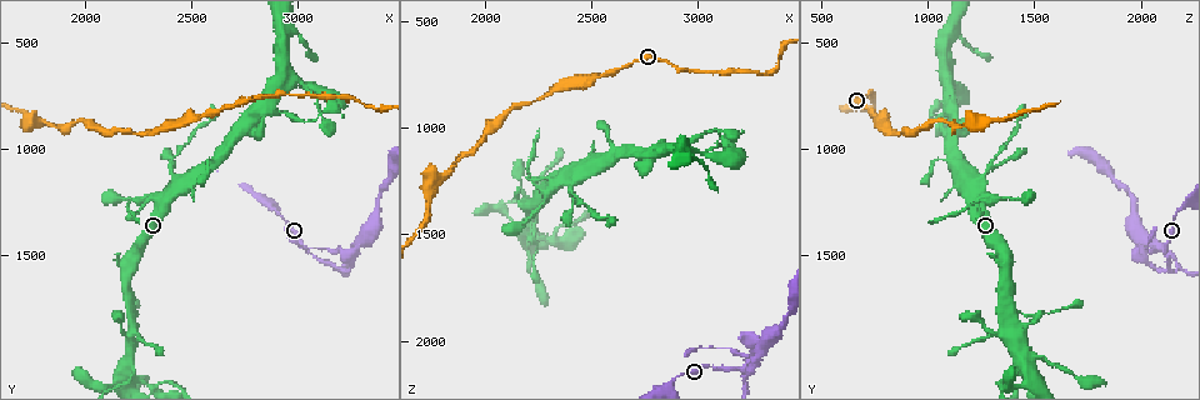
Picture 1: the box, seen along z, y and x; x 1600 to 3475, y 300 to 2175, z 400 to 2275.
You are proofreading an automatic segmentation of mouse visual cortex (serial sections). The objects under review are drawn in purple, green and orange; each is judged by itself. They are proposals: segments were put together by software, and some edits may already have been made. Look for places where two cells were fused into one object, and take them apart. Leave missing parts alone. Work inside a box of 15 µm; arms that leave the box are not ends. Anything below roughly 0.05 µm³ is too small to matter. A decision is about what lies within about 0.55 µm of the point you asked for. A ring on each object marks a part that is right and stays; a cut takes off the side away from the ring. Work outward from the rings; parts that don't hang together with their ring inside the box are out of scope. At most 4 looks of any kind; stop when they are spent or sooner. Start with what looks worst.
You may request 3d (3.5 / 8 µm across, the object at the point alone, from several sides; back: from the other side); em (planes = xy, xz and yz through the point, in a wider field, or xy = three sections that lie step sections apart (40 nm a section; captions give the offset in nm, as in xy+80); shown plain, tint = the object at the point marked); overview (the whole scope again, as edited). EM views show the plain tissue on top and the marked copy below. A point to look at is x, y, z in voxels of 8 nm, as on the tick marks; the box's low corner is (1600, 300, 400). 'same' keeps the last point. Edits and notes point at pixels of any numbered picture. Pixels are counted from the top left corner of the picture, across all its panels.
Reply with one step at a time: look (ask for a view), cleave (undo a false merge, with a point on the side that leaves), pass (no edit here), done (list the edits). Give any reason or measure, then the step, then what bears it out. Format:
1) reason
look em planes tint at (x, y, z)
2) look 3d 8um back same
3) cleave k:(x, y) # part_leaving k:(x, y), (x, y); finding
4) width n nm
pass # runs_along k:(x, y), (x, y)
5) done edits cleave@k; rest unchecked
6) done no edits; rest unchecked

sudden change in width
look 3d 3.5um at (3210, 1560, 2120)

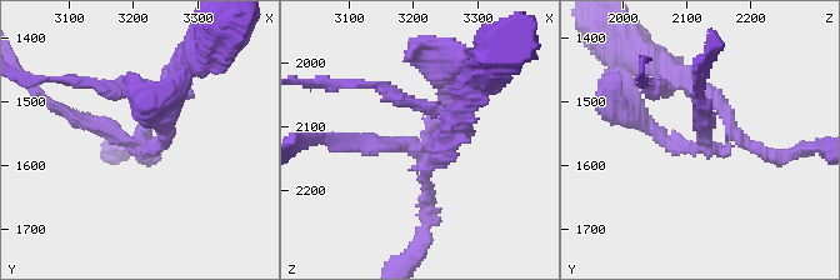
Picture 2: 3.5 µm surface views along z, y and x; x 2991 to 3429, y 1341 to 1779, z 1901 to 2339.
arms 4; arm_widths 150, 150, 200, 200 nm
pass # runs_along 2:(348, 144), (424, 148), (443, 84); continuous, no second cell

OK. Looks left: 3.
a fork
look 3d 3.5um at (2400, 1090, 1290)

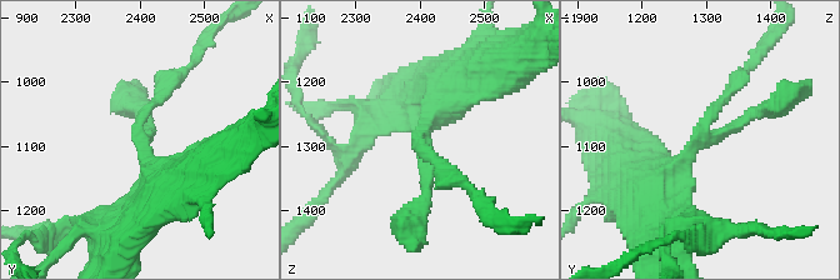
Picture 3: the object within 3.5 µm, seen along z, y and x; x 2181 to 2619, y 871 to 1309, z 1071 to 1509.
arms 3; arm_widths 150, 150, 450 nm
look em planes tint at (2400, 1090, 1290)

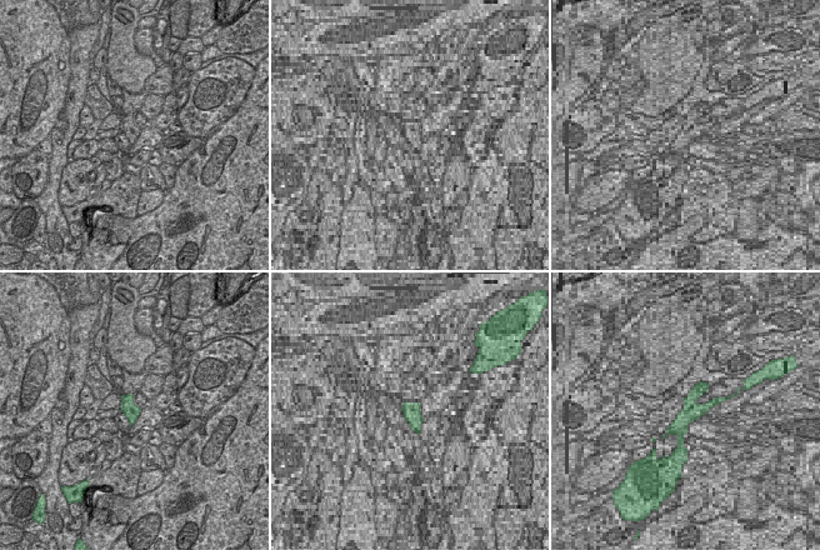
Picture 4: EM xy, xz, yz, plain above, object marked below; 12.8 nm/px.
pass # runs_along 3:(646, 204), (740, 78); one cell here

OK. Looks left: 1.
done no edits; rest unchecked

